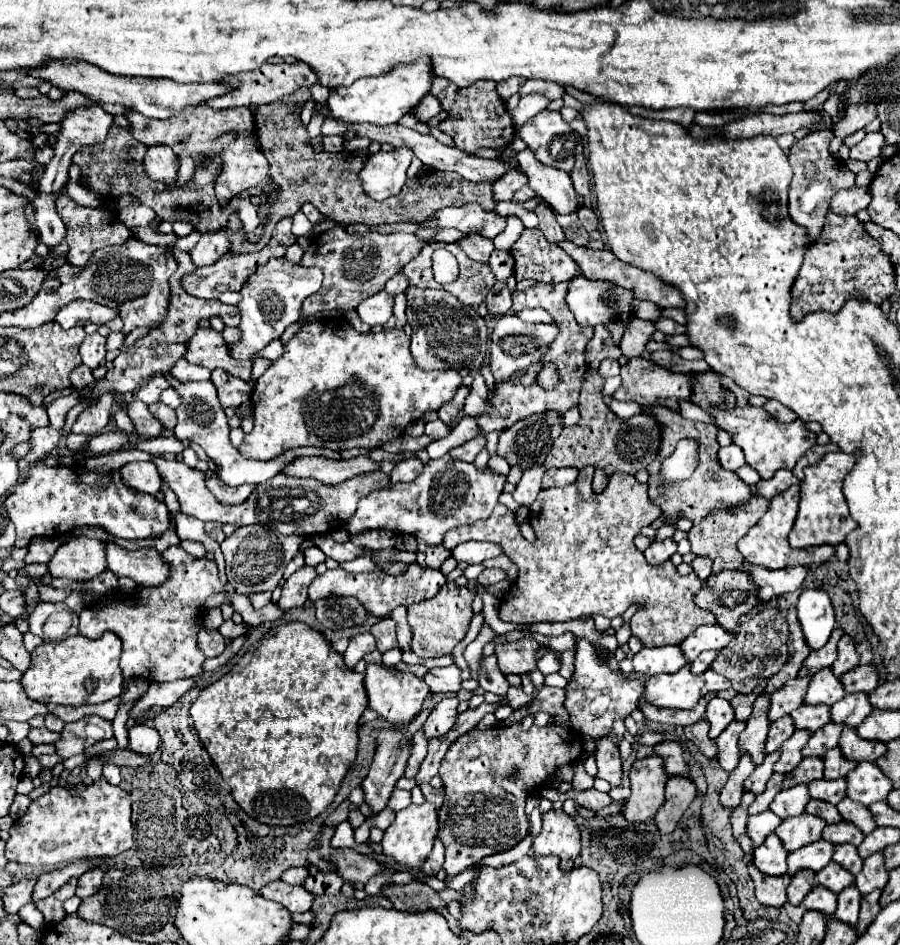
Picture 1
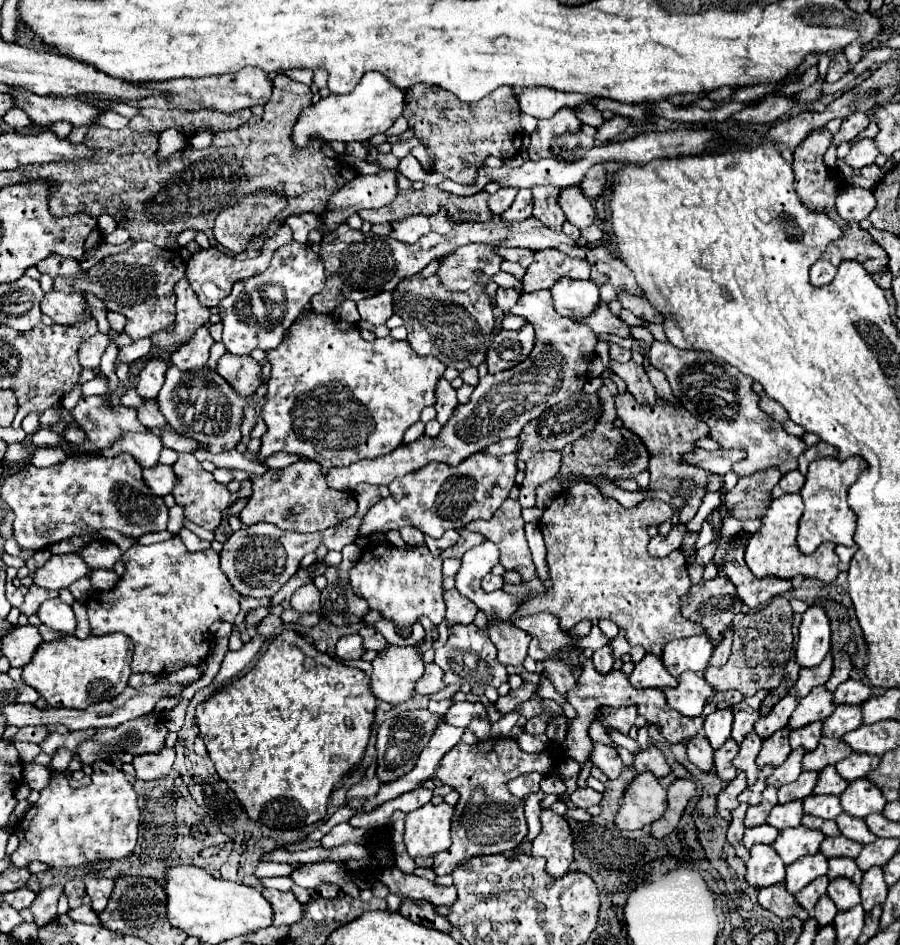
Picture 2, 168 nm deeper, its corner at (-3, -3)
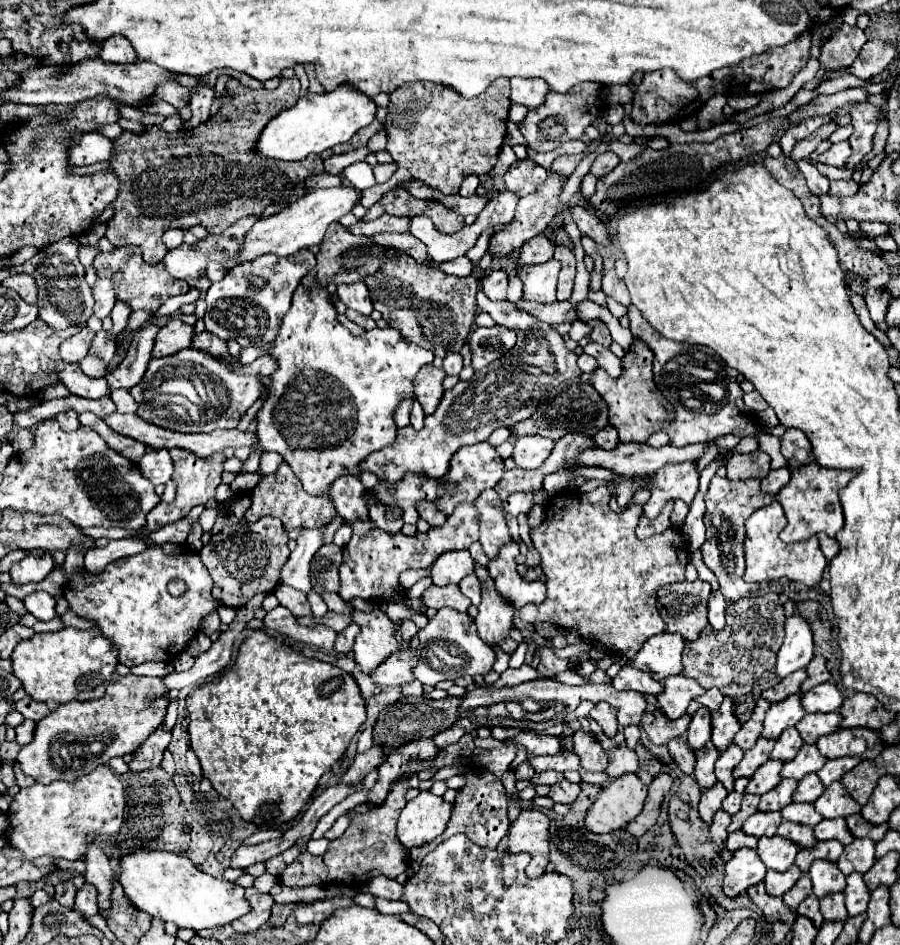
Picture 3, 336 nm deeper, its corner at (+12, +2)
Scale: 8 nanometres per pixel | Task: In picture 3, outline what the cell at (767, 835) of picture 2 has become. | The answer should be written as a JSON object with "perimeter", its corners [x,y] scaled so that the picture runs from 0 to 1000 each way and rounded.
{"perimeter":[[[816,879],[816,881],[811,881],[809,884],[809,890],[807,890],[807,898],[809,901],[820,901],[820,898],[824,898],[824,896],[833,896],[833,898],[840,898],[840,892],[842,892],[842,888],[836,888],[833,884],[829,886],[827,884],[827,879]]]}

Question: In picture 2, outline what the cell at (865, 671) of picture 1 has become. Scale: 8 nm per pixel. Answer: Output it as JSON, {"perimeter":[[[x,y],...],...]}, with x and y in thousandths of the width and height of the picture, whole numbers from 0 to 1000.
{"perimeter":[[[941,720],[928,730],[928,745],[959,745],[968,737],[968,728],[957,720]]]}

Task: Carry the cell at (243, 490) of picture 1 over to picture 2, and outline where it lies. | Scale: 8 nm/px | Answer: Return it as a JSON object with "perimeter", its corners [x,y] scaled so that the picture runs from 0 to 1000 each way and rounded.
{"perimeter":[[[199,480],[197,489],[192,491],[192,497],[201,504],[201,512],[194,514],[192,521],[190,521],[192,527],[194,527],[194,533],[203,535],[208,550],[226,557],[228,561],[239,561],[246,554],[248,540],[252,540],[254,535],[259,535],[266,527],[277,527],[279,525],[279,523],[257,523],[252,519],[252,514],[239,510],[234,506],[234,502],[223,495],[223,491],[217,487],[214,480]]]}

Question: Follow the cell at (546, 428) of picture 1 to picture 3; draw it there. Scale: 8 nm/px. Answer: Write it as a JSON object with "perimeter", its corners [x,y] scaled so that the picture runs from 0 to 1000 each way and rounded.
{"perimeter":[[[633,401],[616,410],[609,416],[609,422],[600,426],[596,437],[589,443],[576,448],[573,452],[567,452],[567,456],[573,460],[569,465],[576,465],[580,460],[602,460],[620,467],[629,458],[647,458],[647,460],[660,462],[673,450],[676,450],[676,426],[667,420],[667,416],[660,414],[656,405],[649,405],[644,401]]]}

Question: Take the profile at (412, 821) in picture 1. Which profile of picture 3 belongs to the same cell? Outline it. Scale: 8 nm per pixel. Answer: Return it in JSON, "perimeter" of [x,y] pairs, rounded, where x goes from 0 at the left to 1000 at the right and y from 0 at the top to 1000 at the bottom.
{"perimeter":[[[469,837],[447,856],[442,869],[442,888],[451,898],[478,892],[493,881],[500,865],[502,850],[478,837]]]}

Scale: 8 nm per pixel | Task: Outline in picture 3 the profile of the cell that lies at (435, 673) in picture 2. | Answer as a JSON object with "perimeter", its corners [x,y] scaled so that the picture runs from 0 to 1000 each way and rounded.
{"perimeter":[[[440,689],[436,693],[431,693],[431,697],[427,697],[422,702],[422,706],[418,706],[411,716],[416,719],[416,723],[420,725],[447,725],[460,719],[458,706],[462,704],[462,695],[456,689]]]}

